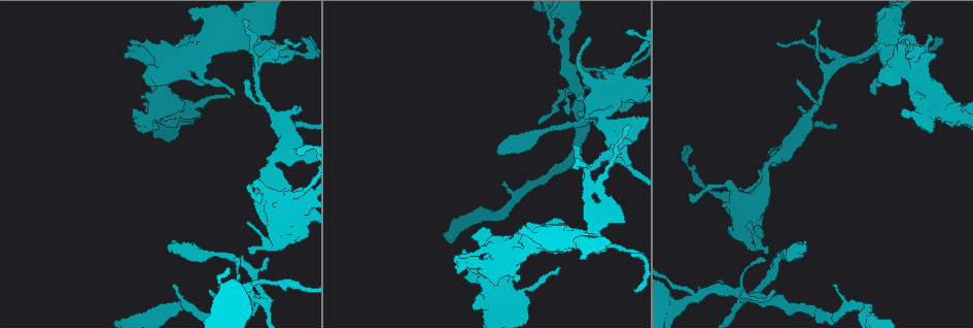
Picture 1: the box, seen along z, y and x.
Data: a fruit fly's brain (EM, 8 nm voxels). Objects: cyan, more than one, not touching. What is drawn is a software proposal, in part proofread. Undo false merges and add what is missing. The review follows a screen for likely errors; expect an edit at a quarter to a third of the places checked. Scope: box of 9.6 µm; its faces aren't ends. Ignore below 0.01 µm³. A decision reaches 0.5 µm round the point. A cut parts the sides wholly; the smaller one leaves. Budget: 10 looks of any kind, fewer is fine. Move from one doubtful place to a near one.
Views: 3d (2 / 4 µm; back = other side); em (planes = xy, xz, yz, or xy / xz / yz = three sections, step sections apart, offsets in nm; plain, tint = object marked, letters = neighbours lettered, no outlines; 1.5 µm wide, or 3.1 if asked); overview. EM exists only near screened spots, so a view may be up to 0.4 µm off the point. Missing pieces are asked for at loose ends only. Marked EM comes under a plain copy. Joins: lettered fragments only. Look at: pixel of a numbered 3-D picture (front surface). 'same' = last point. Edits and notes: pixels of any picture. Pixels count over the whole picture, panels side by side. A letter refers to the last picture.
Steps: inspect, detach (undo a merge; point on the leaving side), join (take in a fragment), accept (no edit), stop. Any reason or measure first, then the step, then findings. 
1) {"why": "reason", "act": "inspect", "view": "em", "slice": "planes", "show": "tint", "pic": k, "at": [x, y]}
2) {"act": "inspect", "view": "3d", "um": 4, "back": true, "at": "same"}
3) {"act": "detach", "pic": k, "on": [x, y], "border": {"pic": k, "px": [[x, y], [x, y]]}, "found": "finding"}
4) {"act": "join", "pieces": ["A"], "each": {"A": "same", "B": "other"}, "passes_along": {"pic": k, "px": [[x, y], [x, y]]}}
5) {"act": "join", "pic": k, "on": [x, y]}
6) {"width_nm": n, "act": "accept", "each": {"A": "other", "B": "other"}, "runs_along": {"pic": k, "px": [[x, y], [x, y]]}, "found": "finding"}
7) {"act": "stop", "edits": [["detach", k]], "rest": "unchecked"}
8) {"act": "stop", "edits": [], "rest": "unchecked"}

{"why": "tapers out", "act": "inspect", "view": "em", "slice": "planes", "show": "letters", "pic": 1, "at": [683, 152]}

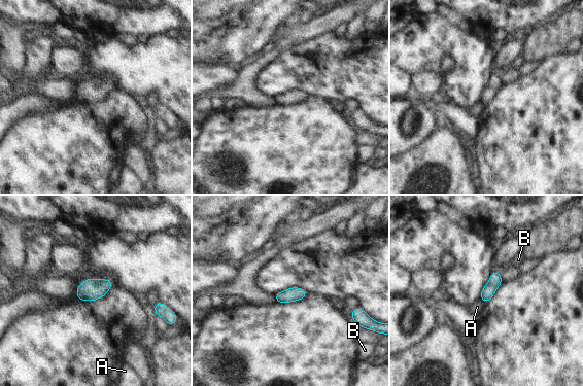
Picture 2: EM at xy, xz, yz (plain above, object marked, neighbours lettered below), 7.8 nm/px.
{"act": "accept", "each": {"A": "other", "B": "other"}, "border": {"pic": 2, "px": [[480, 299], [485, 304]]}, "found": "none of them fits"}

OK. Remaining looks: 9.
{"why": "end of a long branch", "act": "inspect", "view": "em", "slice": "planes", "show": "letters", "pic": 1, "at": [806, 241]}

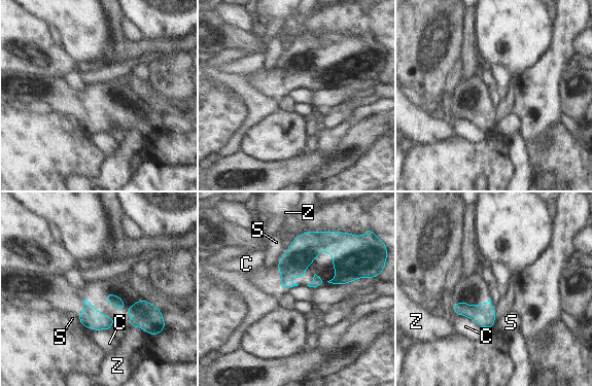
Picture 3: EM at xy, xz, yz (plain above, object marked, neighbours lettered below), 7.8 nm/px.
{"act": "accept", "each": {"C": "other", "S": "other", "Z": "other"}, "border": {"pic": 3, "px": [[77, 318], [80, 321]]}, "found": "none of them fits"}

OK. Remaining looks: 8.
{"why": "tapers out", "act": "inspect", "view": "em", "slice": "planes", "show": "tint", "pic": 1, "at": [243, 20]}

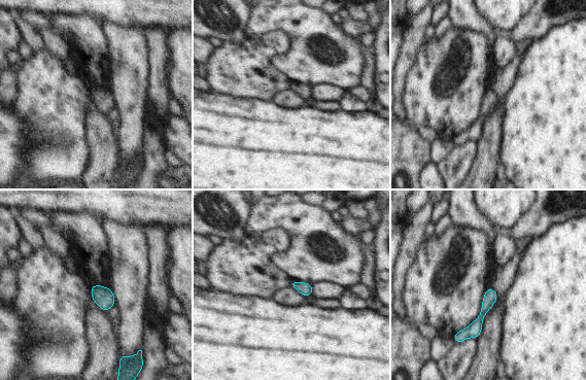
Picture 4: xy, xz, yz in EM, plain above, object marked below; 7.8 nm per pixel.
{"act": "inspect", "view": "em", "slice": "planes", "show": "letters", "at": "same"}

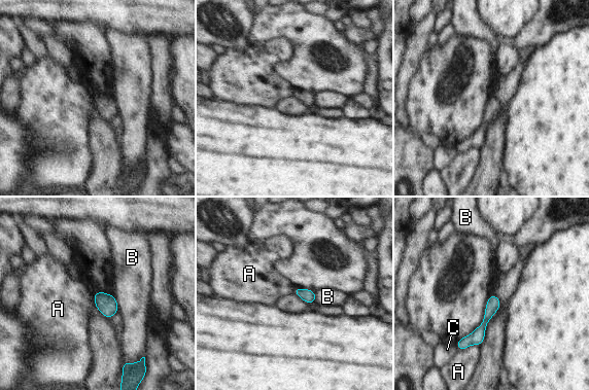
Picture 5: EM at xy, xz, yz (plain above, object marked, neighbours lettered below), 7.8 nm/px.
{"width_nm": 100, "act": "accept", "each": {"A": "other", "B": "other", "C": "other"}, "runs_along": {"pic": 5, "px": [[492, 296], [481, 329], [461, 347]]}, "found": "no lettered fragment goes on from it"}

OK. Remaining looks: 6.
{"why": "an open end", "act": "inspect", "view": "3d", "um": 4, "back": true, "pic": 1, "at": [631, 254]}

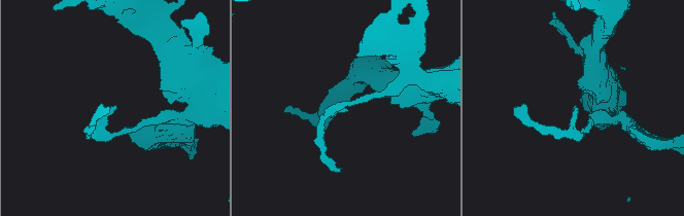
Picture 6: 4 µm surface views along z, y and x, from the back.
{"why": "shape alone is not enough", "act": "inspect", "view": "em", "slice": "planes", "show": "letters", "pic": 6, "at": [115, 108]}

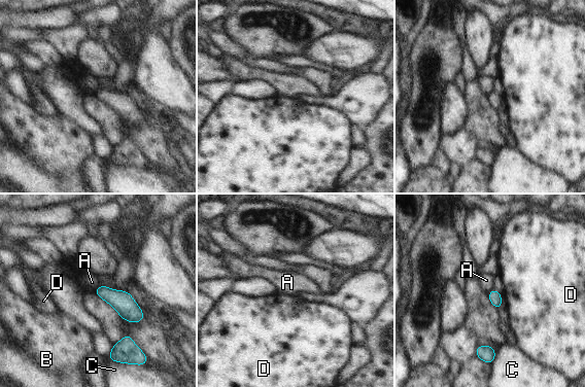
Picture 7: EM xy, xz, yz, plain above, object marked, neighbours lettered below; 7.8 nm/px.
{"act": "accept", "each": {"A": "other", "B": "other", "C": "other", "D": "other"}, "border": {"pic": 7, "px": [[100, 284], [94, 290]]}, "found": "no lettered fragment goes on from it"}

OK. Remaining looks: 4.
{"act": "stop", "edits": [], "rest": "unchecked"}

